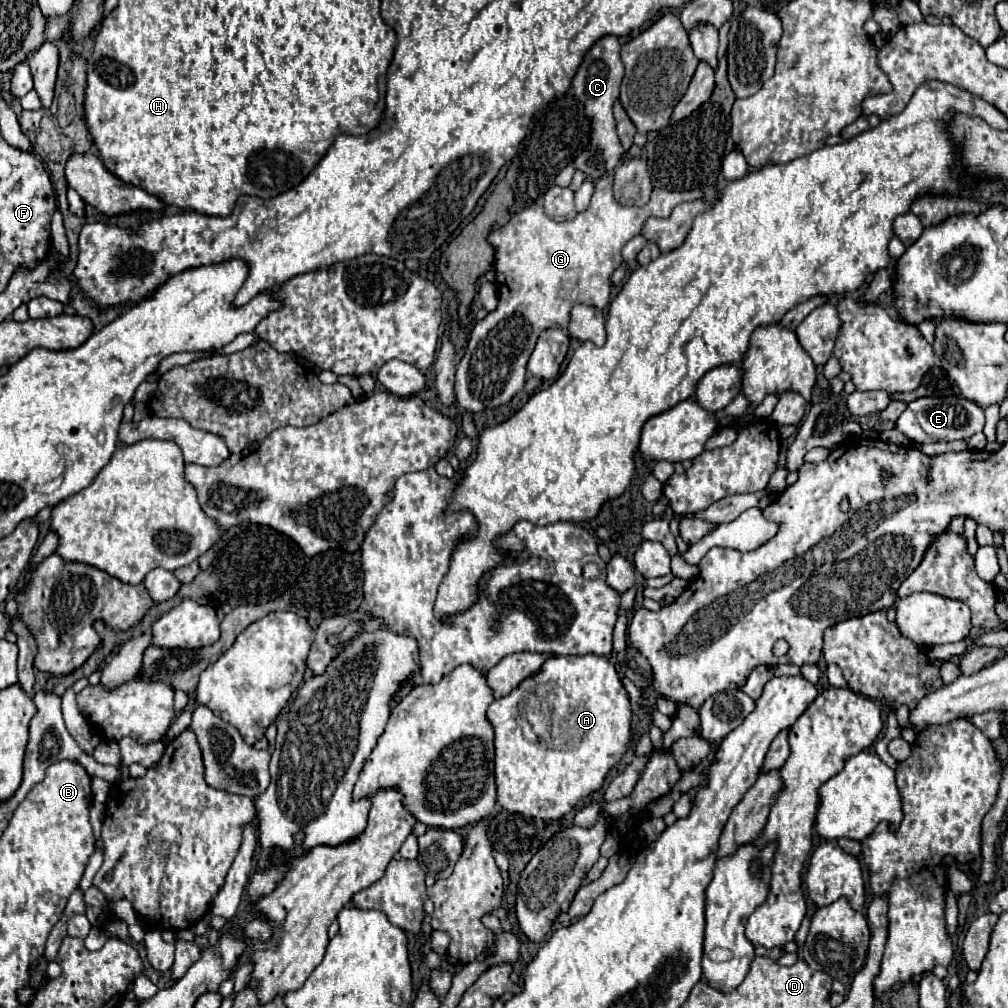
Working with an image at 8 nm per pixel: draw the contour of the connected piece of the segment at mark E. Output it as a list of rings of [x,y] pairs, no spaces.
[[[935,396],[935,398],[917,398],[909,402],[907,410],[899,416],[895,424],[897,430],[901,430],[913,442],[935,442],[935,440],[953,442],[953,440],[967,440],[975,432],[981,432],[985,424],[985,416],[983,416],[983,408],[971,400],[955,398],[955,396],[949,398]]]

